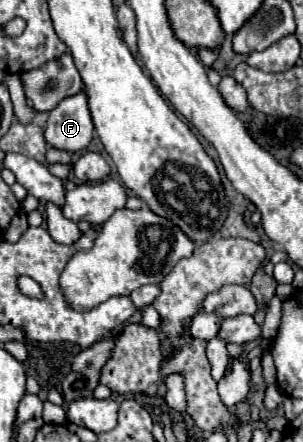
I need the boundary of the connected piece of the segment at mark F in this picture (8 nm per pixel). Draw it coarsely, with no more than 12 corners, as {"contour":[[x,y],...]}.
{"contour":[[84,92],[48,112],[44,140],[78,152],[94,124]]}

